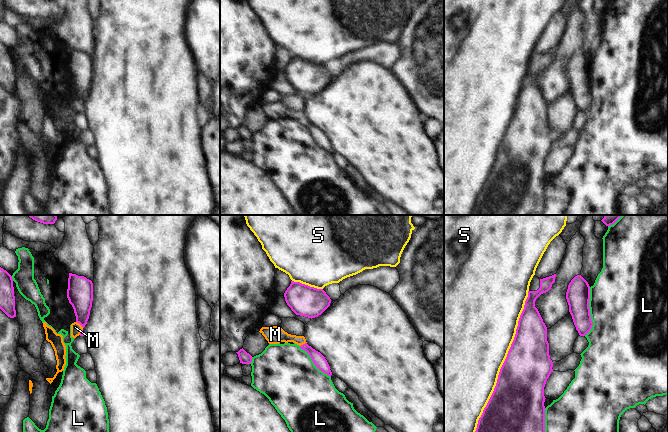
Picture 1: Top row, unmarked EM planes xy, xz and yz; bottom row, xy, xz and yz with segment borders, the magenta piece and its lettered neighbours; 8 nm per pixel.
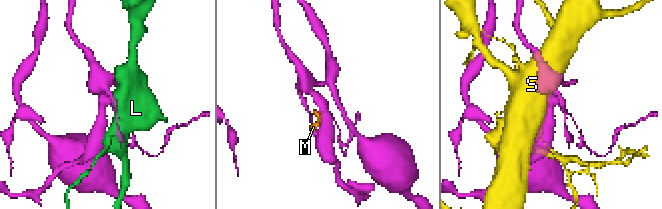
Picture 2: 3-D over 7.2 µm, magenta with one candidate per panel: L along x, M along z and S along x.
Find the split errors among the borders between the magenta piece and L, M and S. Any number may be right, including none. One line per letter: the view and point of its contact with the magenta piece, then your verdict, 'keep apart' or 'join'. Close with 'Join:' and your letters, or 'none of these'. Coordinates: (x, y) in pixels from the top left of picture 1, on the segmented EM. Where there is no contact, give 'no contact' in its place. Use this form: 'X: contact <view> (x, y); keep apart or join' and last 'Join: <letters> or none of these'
L: contact yz (589, 311); keep apart
M: contact xy (80, 324); join
S: contact yz (504, 361); keep apart
Join: M

